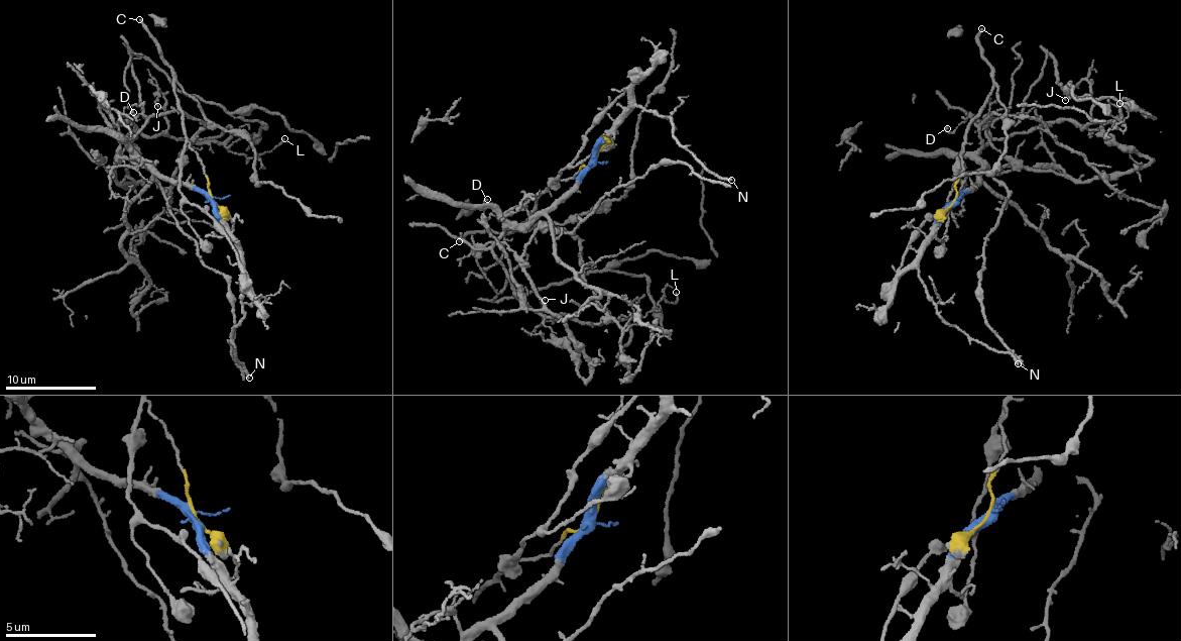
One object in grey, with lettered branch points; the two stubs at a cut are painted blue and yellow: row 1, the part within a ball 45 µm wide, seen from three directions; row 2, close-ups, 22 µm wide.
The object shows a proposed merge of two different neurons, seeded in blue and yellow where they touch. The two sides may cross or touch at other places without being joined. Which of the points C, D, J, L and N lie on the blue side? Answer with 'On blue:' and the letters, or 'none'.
On blue: D, J, L, N

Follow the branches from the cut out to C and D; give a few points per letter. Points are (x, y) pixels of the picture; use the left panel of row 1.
C: (213, 200), (199, 154), (190, 147), (172, 83), (172, 70), (139, 18)
D: (213, 200), (179, 185), (139, 157), (128, 140), (141, 128), (140, 106), (124, 107), (123, 114), (133, 112)

